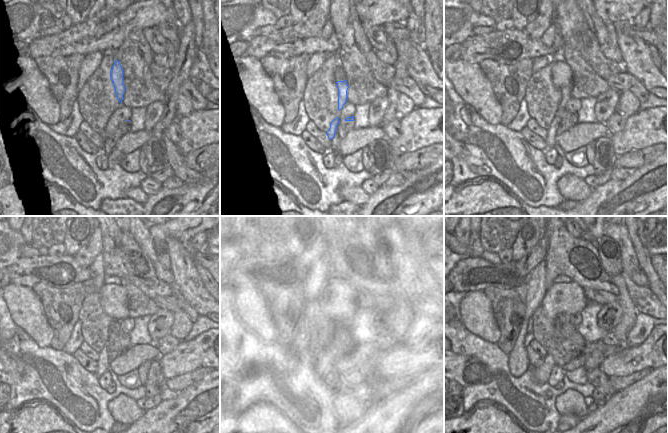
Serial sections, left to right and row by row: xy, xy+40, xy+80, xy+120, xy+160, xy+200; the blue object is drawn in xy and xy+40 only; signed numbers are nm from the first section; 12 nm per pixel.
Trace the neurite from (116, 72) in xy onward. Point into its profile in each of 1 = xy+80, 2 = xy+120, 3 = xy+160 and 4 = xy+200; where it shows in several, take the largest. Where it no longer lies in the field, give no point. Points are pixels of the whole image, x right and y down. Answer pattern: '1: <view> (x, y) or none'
1: xy+80 (551, 139)
2: xy+120 (115, 330)
3: xy+160 (326, 364)
4: xy+200 (541, 374)

